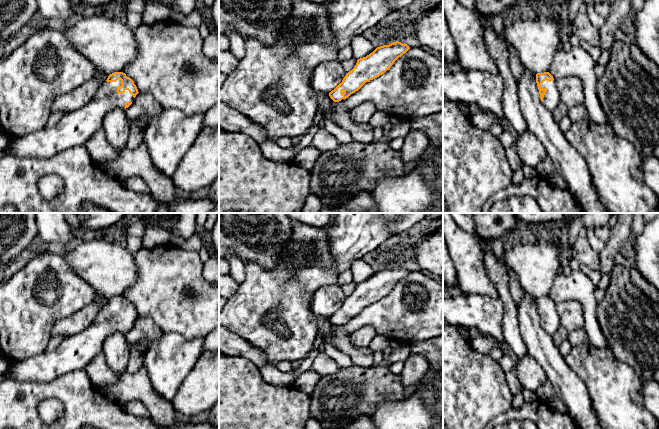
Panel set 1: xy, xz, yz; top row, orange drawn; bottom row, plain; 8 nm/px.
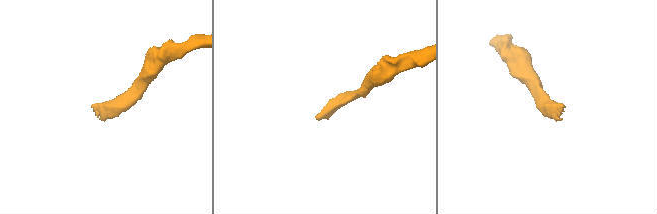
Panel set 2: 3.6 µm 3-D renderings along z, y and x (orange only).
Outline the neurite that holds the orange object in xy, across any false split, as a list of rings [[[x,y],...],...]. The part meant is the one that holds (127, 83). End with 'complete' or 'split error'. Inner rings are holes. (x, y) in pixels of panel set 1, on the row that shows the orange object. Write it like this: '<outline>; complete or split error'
[[[114,72],[108,76],[106,82],[83,107],[66,113],[52,127],[45,127],[15,138],[8,144],[8,150],[5,150],[1,155],[8,154],[20,158],[50,158],[71,147],[84,145],[96,131],[102,129],[103,119],[110,110],[128,108],[138,93],[138,89],[131,78],[123,72]]]; split error

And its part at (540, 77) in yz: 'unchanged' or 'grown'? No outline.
grown

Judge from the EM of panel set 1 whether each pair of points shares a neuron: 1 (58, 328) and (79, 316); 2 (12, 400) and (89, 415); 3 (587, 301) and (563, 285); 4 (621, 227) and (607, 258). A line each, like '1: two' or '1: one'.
1: one
2: one
3: one
4: one

